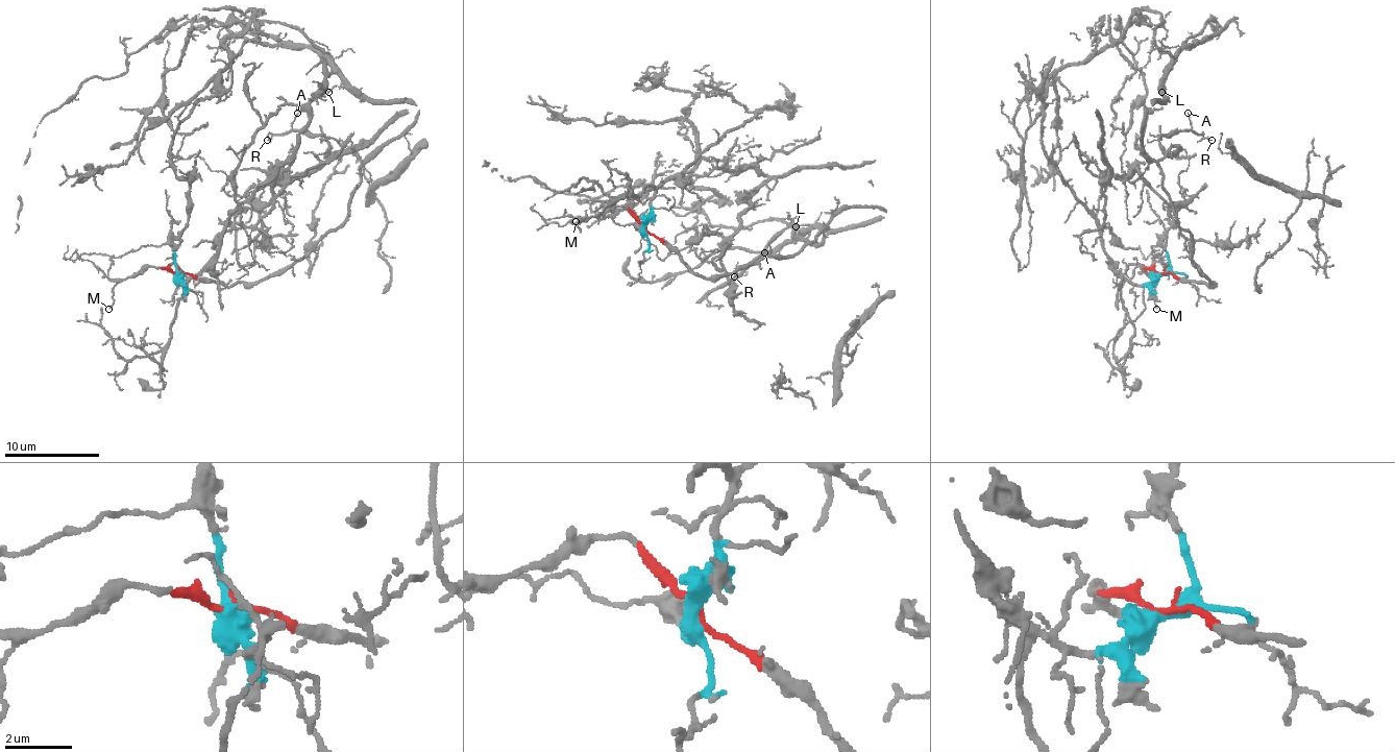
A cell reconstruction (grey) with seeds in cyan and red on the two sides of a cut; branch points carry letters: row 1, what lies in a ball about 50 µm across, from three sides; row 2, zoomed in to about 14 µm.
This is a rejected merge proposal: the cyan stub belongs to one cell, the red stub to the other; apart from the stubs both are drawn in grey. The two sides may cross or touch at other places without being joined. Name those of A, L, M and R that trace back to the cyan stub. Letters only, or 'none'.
none

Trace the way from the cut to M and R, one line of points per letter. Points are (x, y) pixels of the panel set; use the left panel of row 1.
M: (178, 273), (157, 266), (143, 266), (112, 290), (109, 309)
R: (178, 273), (259, 283), (347, 216), (359, 186), (357, 147), (333, 154), (318, 136), (285, 130), (266, 140)

